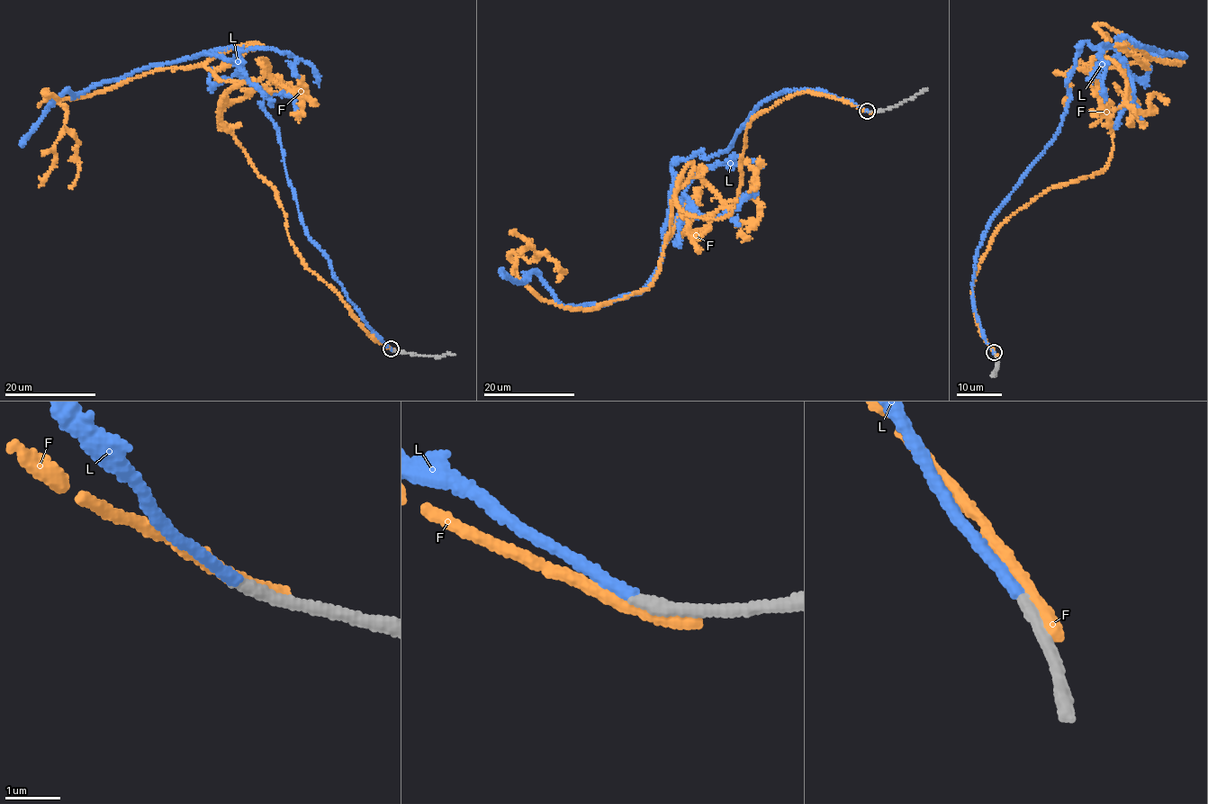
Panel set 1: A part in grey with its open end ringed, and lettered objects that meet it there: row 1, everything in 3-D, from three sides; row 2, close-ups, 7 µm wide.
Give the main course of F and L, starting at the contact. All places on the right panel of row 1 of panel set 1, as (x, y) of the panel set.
F: (994, 353), (971, 292), (990, 240), (1113, 147), (1078, 69), (1180, 59), (1097, 25), (1091, 127)
L: (994, 352), (974, 310), (978, 246), (1059, 125), (1078, 47), (1184, 56), (1124, 36), (1115, 55), (1087, 67)

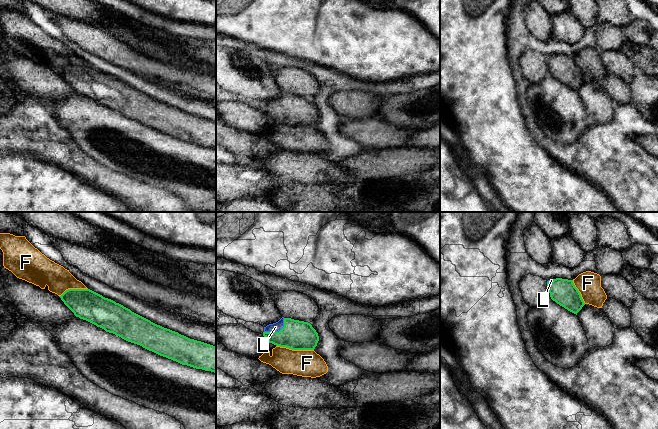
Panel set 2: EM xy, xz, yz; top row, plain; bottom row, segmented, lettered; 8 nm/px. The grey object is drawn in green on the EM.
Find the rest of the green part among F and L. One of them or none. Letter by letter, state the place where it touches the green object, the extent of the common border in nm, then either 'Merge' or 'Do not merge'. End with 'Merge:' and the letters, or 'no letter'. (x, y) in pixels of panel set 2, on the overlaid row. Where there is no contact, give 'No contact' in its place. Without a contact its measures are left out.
F: Touches green at xz (295, 349). Shared border 300 nm. Do not merge
L: Touches green at xz (277, 332). Shared border 200 nm. Merge
Merge: L

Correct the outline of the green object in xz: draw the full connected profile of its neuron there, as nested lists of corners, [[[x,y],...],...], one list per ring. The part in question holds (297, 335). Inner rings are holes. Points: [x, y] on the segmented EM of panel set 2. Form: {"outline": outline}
{"outline": [[[284,317],[264,327],[263,336],[269,343],[292,350],[314,350],[319,341],[310,323]]]}

